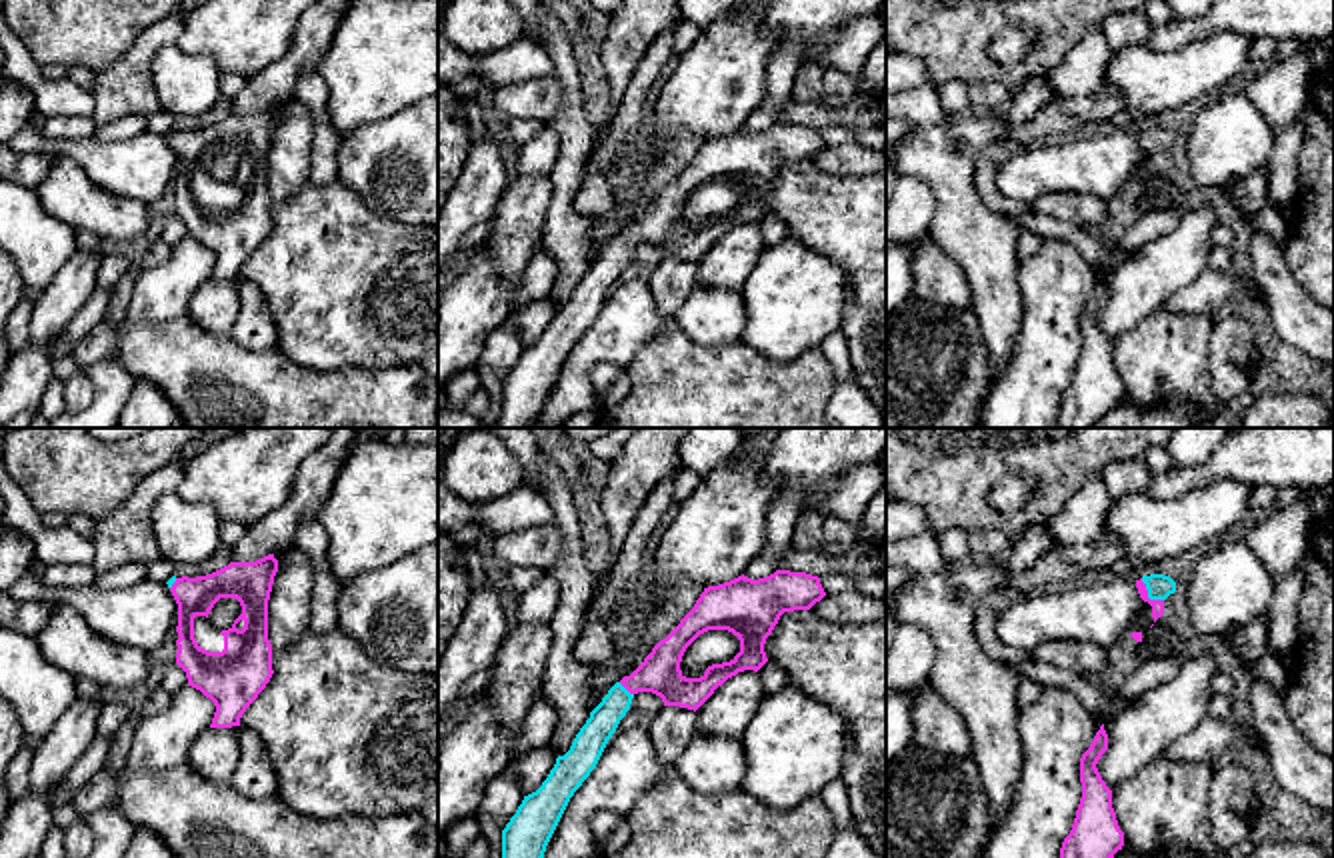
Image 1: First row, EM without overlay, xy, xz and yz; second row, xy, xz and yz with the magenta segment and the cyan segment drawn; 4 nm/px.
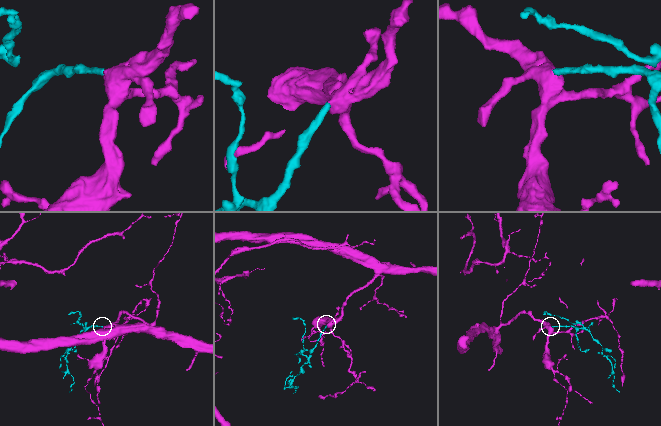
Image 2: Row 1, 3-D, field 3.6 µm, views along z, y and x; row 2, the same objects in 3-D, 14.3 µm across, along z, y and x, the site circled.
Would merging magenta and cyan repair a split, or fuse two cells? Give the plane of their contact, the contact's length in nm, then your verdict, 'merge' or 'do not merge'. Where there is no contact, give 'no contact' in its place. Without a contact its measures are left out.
yz | 130 nm | merge

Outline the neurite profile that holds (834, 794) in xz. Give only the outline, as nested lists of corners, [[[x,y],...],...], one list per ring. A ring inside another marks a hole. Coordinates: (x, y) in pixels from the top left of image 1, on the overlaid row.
[[[840,778],[828,784],[820,798],[832,814],[836,832],[854,822],[848,792]]]

